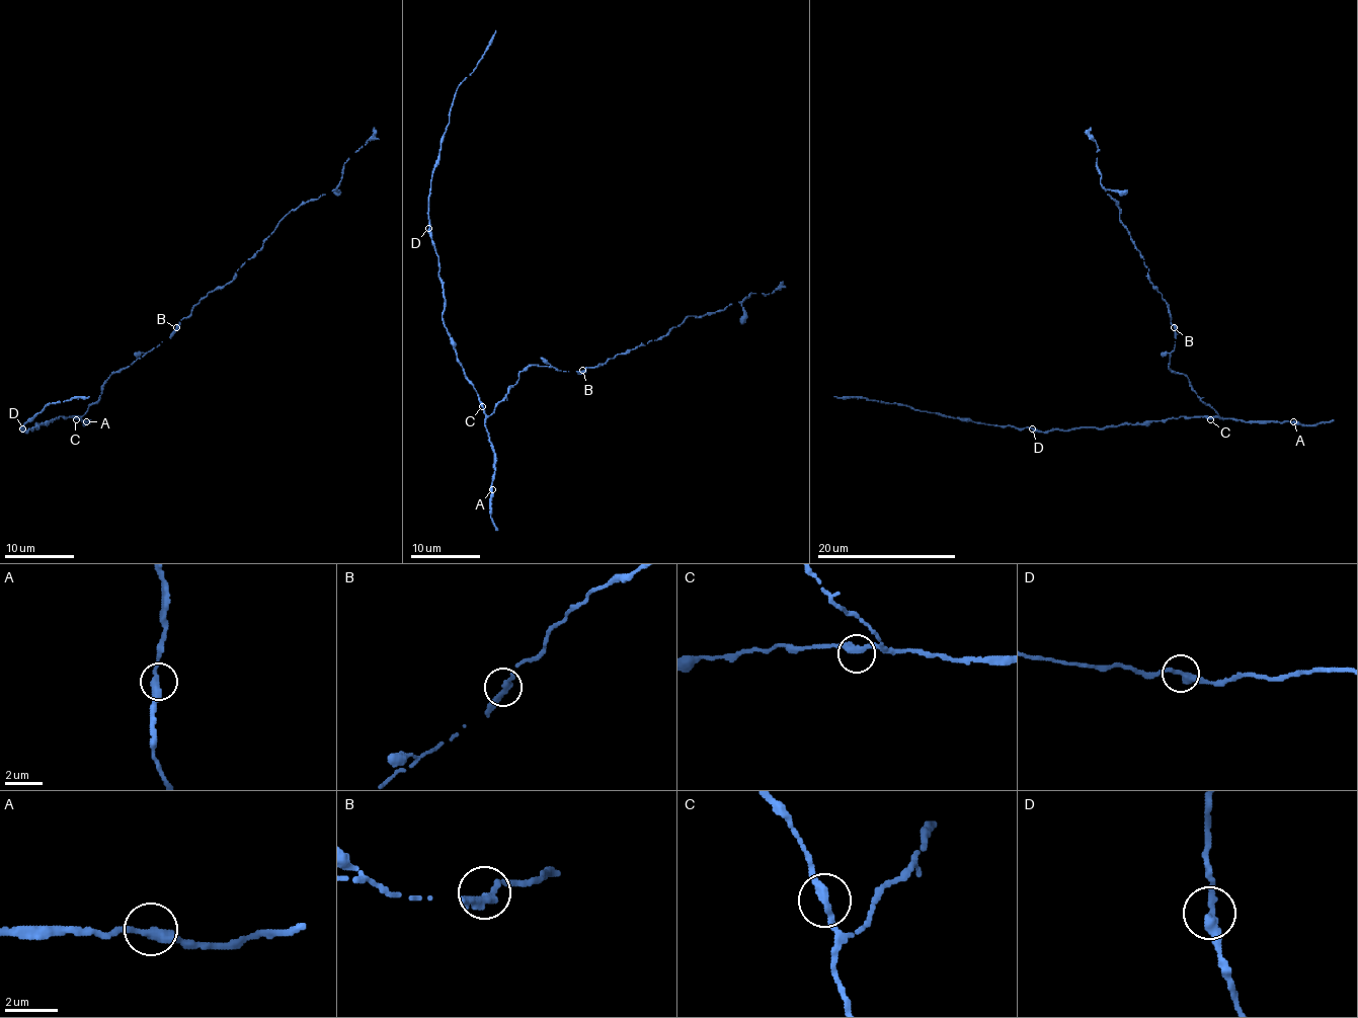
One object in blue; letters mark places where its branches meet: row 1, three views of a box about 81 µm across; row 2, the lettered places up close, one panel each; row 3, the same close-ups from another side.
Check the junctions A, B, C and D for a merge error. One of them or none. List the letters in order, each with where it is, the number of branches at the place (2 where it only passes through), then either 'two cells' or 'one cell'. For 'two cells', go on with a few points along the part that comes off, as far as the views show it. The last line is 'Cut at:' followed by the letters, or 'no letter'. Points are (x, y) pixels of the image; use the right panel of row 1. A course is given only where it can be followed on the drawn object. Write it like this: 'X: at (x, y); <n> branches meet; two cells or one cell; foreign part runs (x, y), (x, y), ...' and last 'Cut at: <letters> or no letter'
A: at (1293, 421); 2 branches meet; one cell
B: at (1174, 327); 2 branches meet; one cell
C: at (1210, 419); 2 branches meet; one cell
D: at (1032, 428); 2 branches meet; one cell
Cut at: no letter

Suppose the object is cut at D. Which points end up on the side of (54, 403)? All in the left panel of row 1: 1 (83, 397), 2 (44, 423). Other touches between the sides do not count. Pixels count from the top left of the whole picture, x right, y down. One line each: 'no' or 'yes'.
1: yes
2: no

